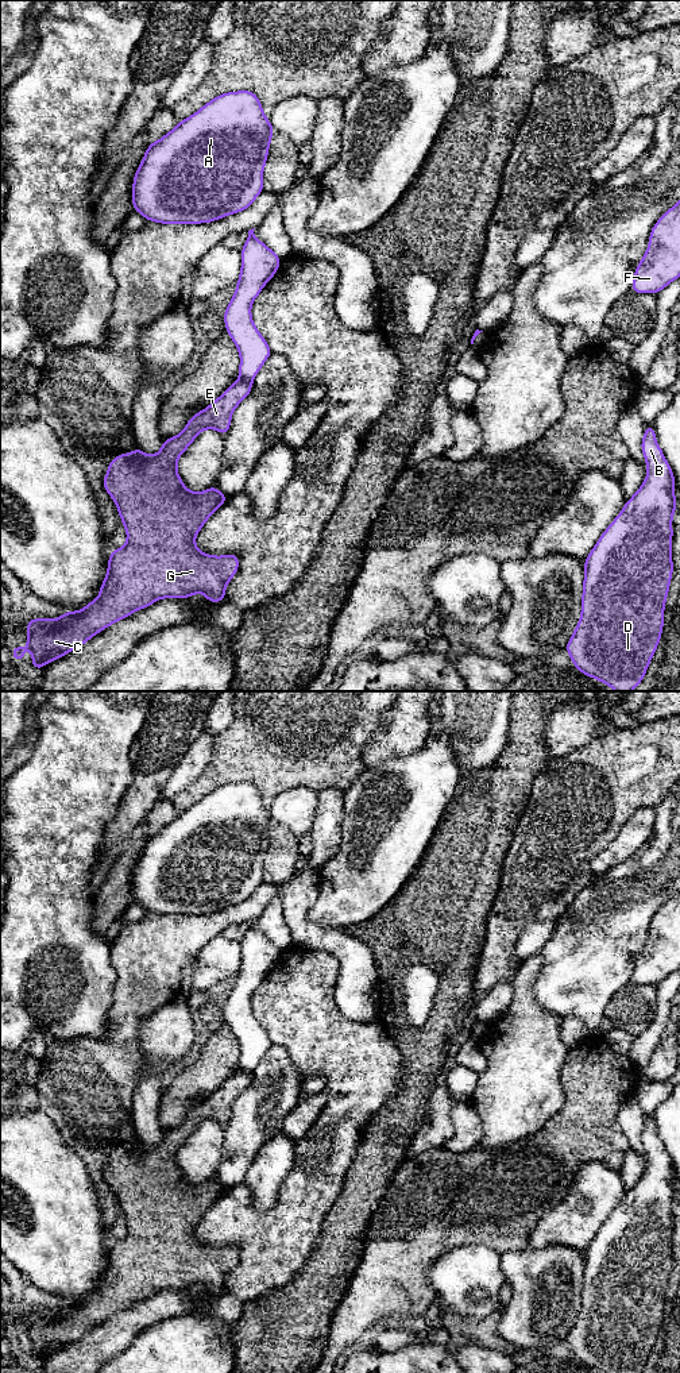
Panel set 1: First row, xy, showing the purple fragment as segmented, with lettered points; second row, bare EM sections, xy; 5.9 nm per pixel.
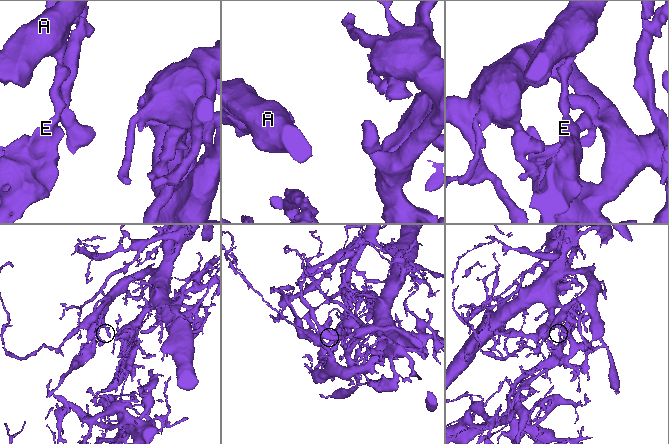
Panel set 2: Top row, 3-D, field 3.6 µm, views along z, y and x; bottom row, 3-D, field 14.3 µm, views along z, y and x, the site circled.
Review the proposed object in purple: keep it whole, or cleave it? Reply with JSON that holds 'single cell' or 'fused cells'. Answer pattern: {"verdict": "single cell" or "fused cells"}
{"verdict": "fused cells"}

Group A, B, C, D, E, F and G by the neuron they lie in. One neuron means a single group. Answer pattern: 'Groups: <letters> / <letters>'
Groups: A B D F / C E G

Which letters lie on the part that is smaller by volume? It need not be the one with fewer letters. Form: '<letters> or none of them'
C, E, G

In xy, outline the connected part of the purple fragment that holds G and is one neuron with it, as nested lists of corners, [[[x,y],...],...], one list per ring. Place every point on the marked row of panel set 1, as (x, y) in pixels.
[[[237,378],[209,406],[193,414],[183,431],[170,439],[155,455],[146,455],[140,447],[130,454],[120,454],[108,466],[103,479],[104,489],[115,501],[127,532],[123,548],[111,552],[107,578],[98,597],[77,612],[65,612],[58,620],[34,618],[27,622],[27,645],[34,662],[30,667],[43,668],[63,655],[80,648],[89,639],[144,609],[162,598],[189,598],[201,593],[213,603],[225,599],[225,586],[239,568],[239,556],[228,554],[215,556],[201,552],[194,540],[205,521],[225,504],[225,497],[216,486],[201,493],[190,491],[177,471],[178,458],[205,429],[216,429],[227,436],[231,417],[237,405],[251,393],[252,381]]]

